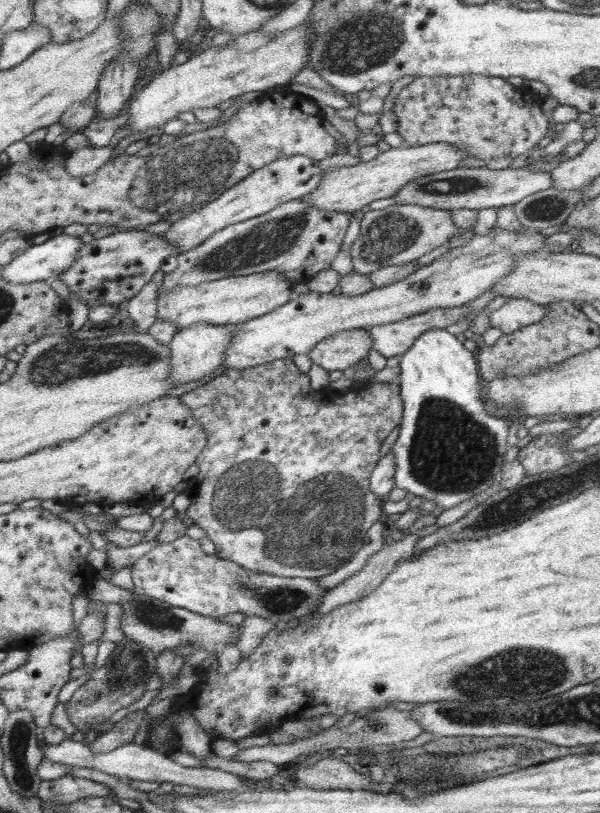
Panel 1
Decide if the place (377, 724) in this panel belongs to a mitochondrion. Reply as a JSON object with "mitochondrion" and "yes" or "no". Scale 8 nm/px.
{"mitochondrion":"yes"}

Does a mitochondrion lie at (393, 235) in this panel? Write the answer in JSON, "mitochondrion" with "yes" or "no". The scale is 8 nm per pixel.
{"mitochondrion":"yes"}

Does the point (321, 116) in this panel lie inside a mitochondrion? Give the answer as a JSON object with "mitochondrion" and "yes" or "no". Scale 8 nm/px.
{"mitochondrion":"no"}

